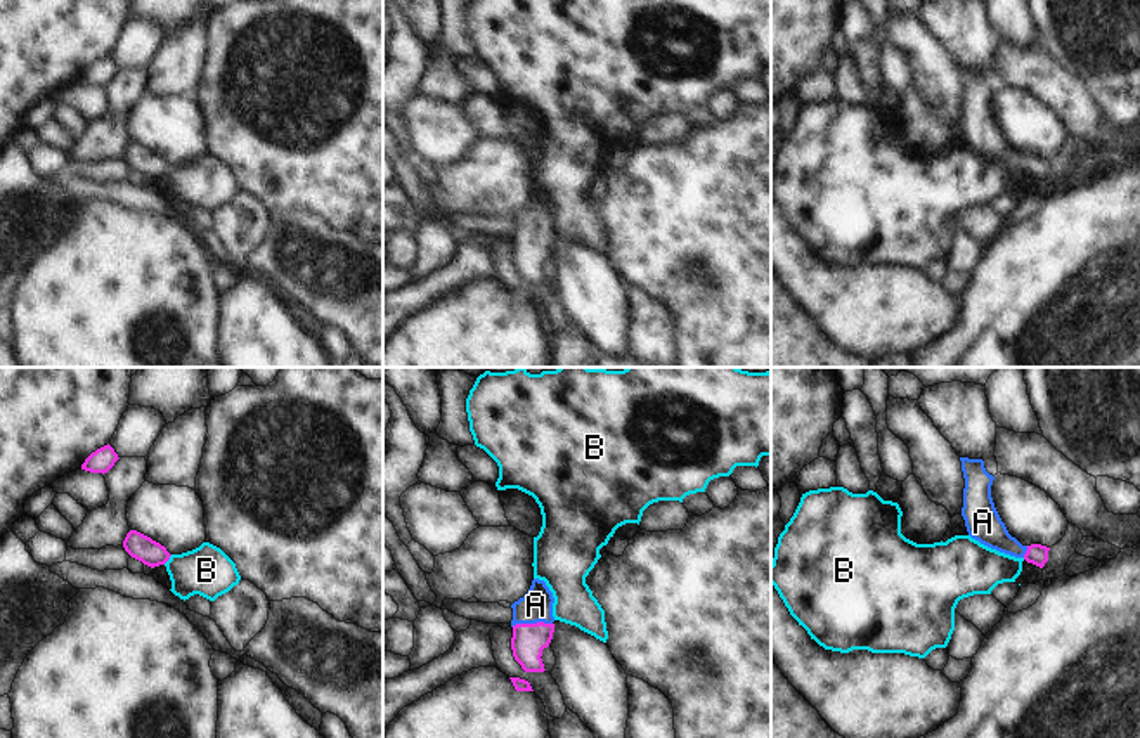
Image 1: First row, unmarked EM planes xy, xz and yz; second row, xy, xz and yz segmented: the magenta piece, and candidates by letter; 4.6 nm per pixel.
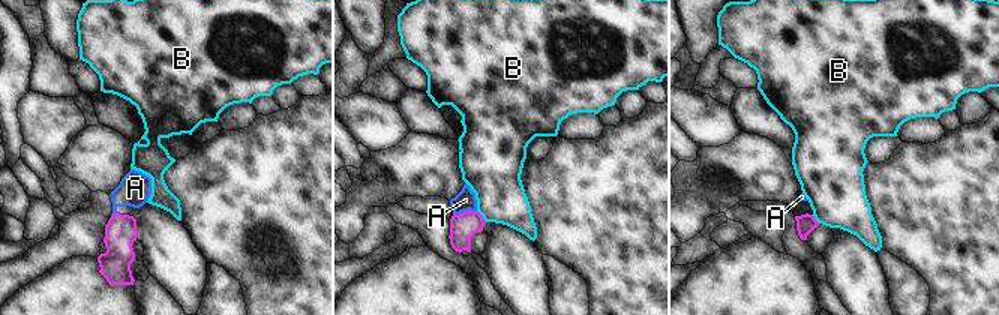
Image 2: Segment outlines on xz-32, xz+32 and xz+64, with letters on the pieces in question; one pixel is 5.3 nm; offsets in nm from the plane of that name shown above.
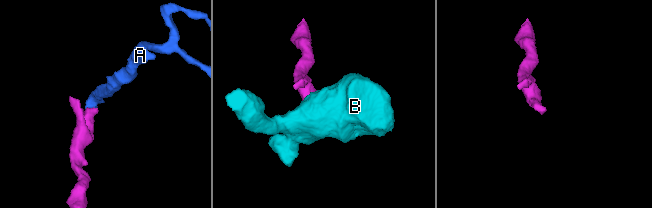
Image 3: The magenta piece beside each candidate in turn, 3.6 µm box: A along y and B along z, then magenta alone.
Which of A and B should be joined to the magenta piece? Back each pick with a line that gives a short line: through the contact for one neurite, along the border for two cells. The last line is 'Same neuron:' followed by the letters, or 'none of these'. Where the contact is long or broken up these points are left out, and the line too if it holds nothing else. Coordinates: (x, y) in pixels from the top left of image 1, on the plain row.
A: xz (529, 252), (531, 236), (536, 217)
Same neuron: A

